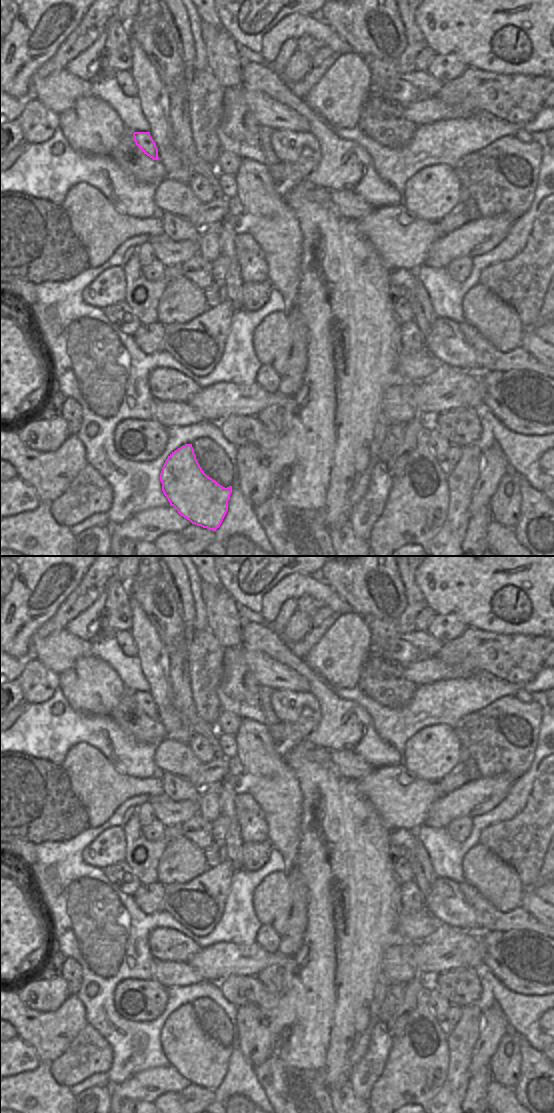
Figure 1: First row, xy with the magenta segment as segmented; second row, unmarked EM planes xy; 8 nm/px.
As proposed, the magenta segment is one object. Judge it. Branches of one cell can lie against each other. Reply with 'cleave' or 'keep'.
keep

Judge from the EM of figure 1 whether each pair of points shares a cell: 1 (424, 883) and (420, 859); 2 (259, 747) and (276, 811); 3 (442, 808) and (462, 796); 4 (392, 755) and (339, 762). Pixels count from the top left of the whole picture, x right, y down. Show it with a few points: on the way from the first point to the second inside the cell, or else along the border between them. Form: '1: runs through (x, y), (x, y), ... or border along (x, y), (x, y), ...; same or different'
1: runs through (424, 877), (422, 865); same
2: runs through (263, 763), (275, 777), (276, 795); same
3: runs through (447, 808), (457, 801); same
4: border along (341, 750), (356, 753), (373, 768); different

